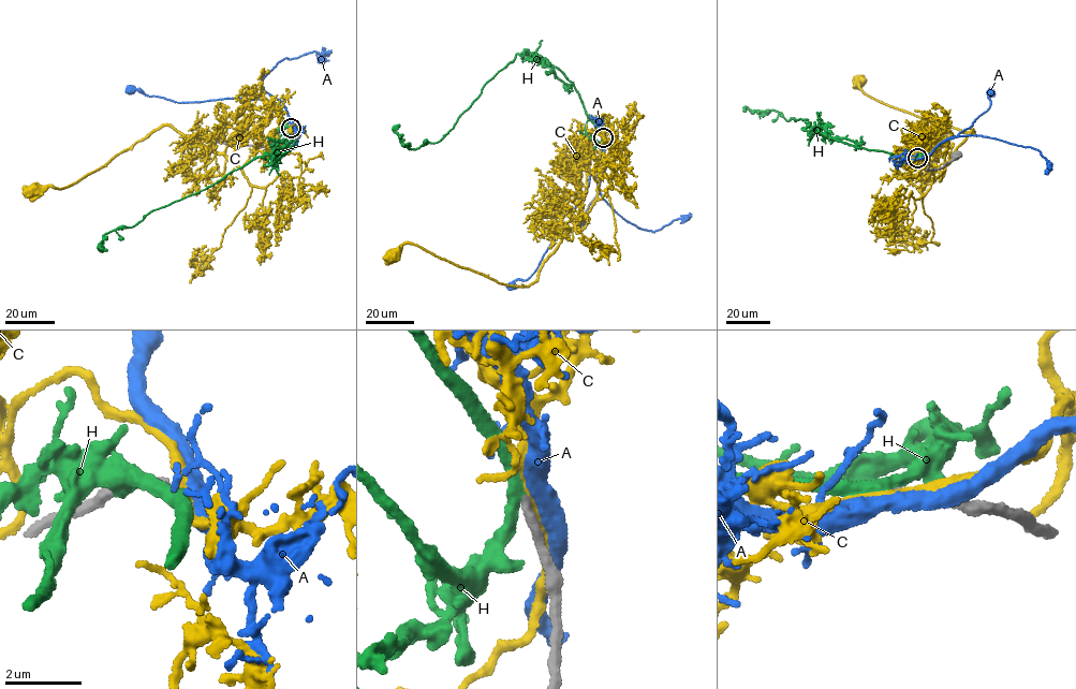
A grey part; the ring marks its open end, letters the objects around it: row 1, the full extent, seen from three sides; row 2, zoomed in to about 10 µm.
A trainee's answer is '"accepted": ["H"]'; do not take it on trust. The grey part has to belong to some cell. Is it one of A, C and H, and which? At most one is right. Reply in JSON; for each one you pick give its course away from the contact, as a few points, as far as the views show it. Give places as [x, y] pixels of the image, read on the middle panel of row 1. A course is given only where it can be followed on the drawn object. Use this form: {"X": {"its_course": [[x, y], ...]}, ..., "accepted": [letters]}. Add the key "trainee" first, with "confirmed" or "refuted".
{"trainee": "confirmed", "H": {"its_course": [[603, 137], [573, 83], [531, 54], [515, 56], [486, 82], [438, 142], [410, 149], [396, 131], [399, 125]]}, "accepted": ["H"]}

